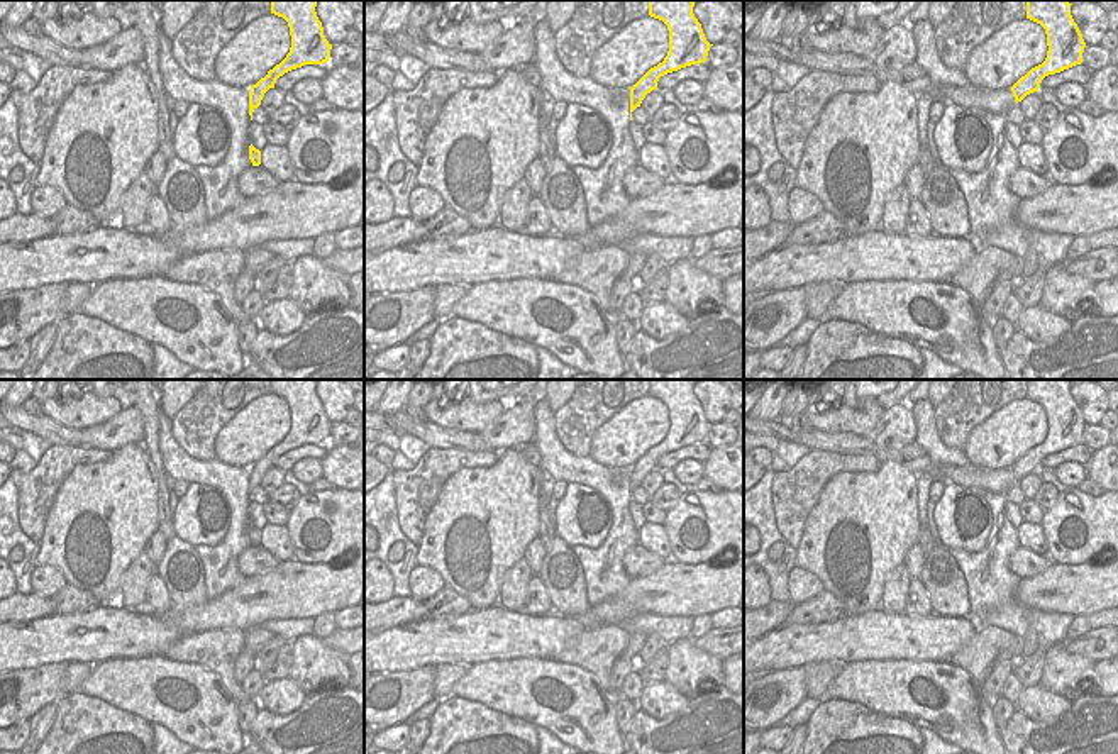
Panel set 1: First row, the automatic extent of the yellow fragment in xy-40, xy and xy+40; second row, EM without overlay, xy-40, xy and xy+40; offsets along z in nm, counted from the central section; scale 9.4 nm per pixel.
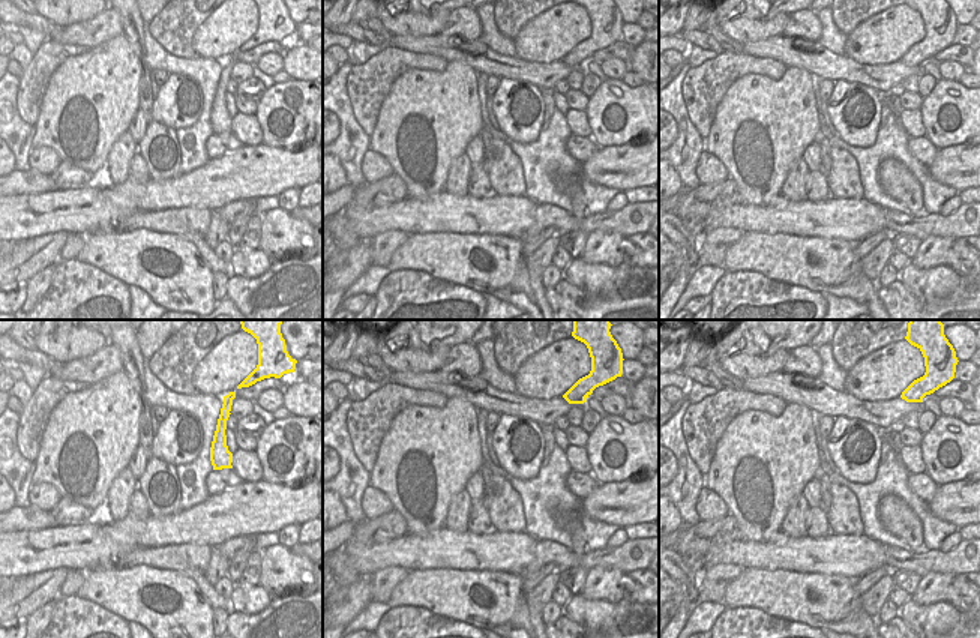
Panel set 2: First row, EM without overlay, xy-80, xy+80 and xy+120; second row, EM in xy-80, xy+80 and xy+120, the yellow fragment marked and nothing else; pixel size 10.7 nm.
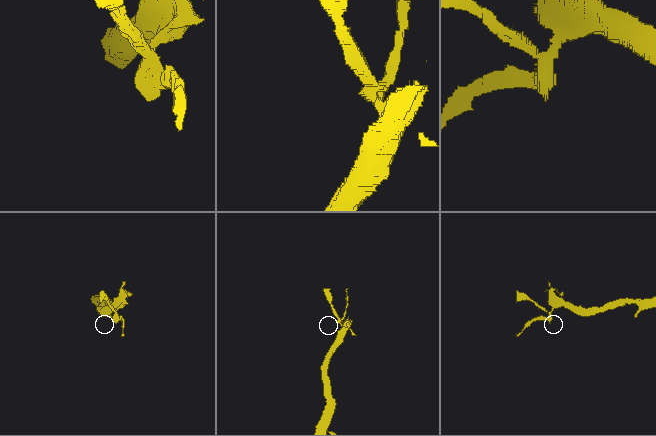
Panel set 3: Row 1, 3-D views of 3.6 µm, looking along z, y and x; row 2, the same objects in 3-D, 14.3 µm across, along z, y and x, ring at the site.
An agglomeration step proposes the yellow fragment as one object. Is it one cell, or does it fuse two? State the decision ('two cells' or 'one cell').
two cells

